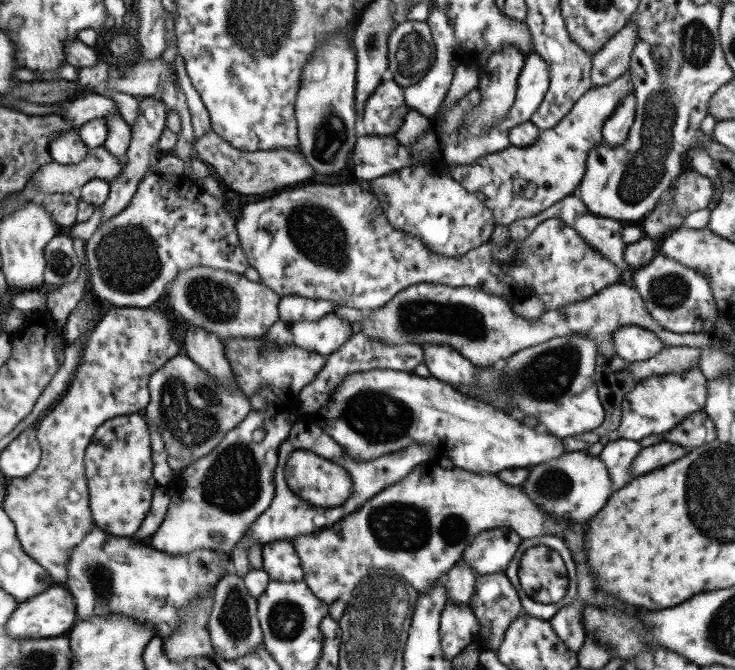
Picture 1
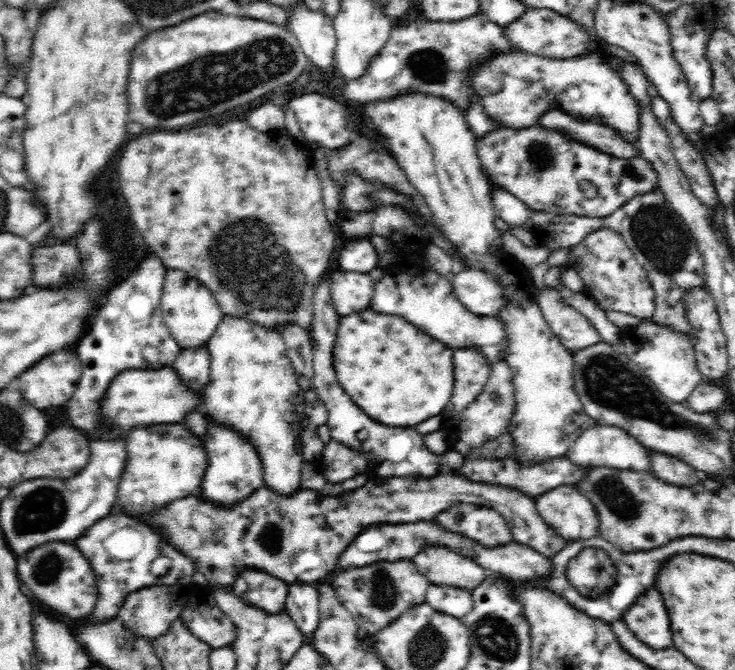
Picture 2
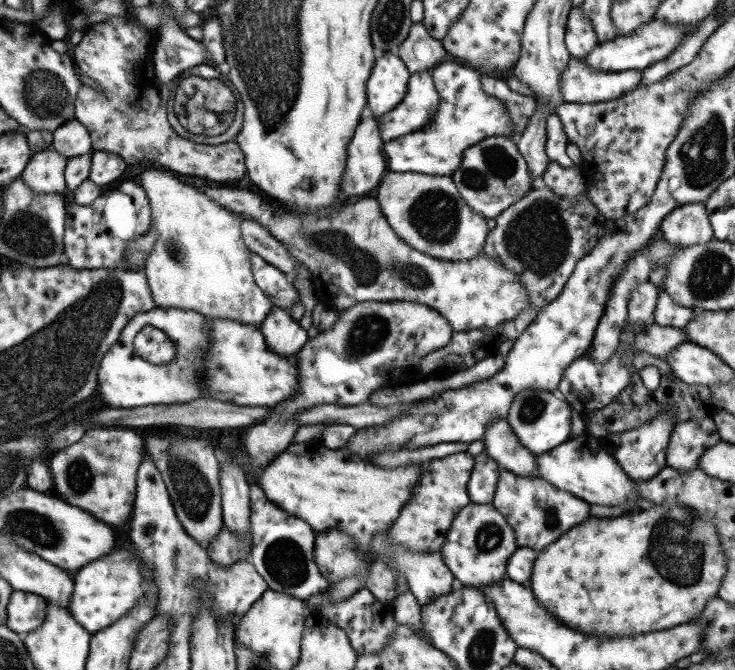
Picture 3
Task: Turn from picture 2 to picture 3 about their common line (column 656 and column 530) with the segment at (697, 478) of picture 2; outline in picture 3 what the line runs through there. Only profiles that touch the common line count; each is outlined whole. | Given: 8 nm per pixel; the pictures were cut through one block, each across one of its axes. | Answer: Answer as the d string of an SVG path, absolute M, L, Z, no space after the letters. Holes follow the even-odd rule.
M494 418L482 438L485 452L499 466L517 476L538 476L536 455L519 444L505 418Z

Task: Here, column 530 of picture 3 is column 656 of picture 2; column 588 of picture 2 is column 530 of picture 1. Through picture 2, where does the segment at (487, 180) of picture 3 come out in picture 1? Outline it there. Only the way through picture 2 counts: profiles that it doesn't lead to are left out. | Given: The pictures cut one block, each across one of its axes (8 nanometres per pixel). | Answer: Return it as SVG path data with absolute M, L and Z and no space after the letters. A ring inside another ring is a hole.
M628 70L619 78L603 86L592 86L589 90L586 90L553 128L541 129L537 140L533 144L526 147L516 147L510 144L503 150L477 157L468 165L452 165L448 169L450 177L492 212L493 221L496 224L509 225L514 223L515 220L535 216L538 212L558 203L562 198L575 193L585 170L585 159L588 152L603 141L601 134L603 121L617 106L621 105L621 99L627 93L632 93Z

